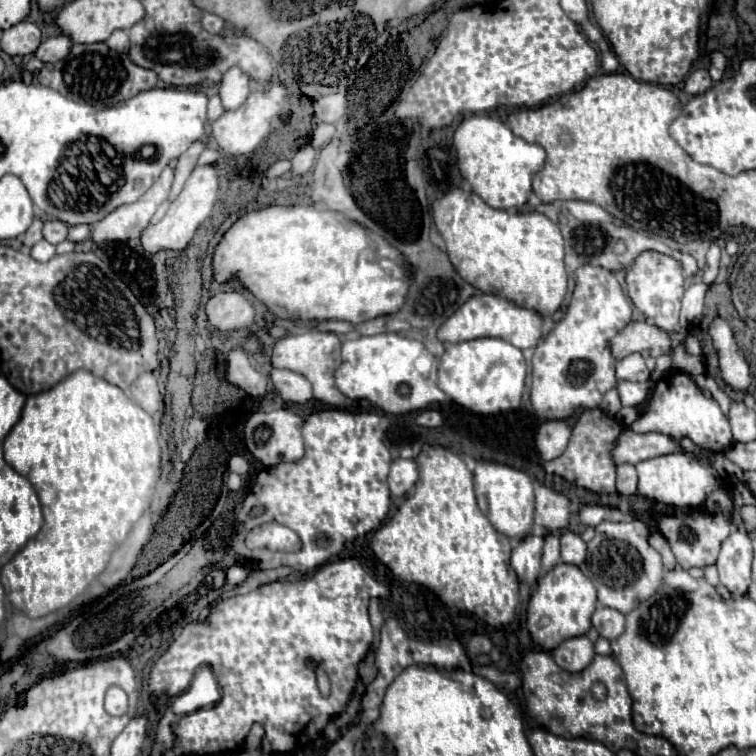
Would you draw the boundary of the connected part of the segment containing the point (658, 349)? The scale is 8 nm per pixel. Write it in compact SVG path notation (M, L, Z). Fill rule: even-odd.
M631 321L609 341L609 349L615 359L623 359L631 353L659 357L671 349L671 335L655 325Z

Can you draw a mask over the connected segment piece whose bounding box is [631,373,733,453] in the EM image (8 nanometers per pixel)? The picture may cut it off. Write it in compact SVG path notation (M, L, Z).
M671 373L655 383L653 395L647 403L645 413L631 425L635 433L649 433L649 431L659 431L675 439L691 439L695 445L707 449L707 451L727 451L733 445L731 439L731 427L721 411L719 403L713 397L705 397L701 389L693 383L693 379L685 373Z

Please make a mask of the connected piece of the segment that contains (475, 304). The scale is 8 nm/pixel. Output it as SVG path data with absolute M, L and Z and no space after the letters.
M477 293L473 299L463 303L437 331L437 337L443 343L461 343L471 341L479 337L499 337L507 343L513 343L517 349L529 349L535 347L543 337L543 321L545 317L533 309L519 307L499 295L487 295Z

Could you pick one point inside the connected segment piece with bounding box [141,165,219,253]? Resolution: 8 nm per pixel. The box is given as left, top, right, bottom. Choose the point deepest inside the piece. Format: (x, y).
(174, 232)

